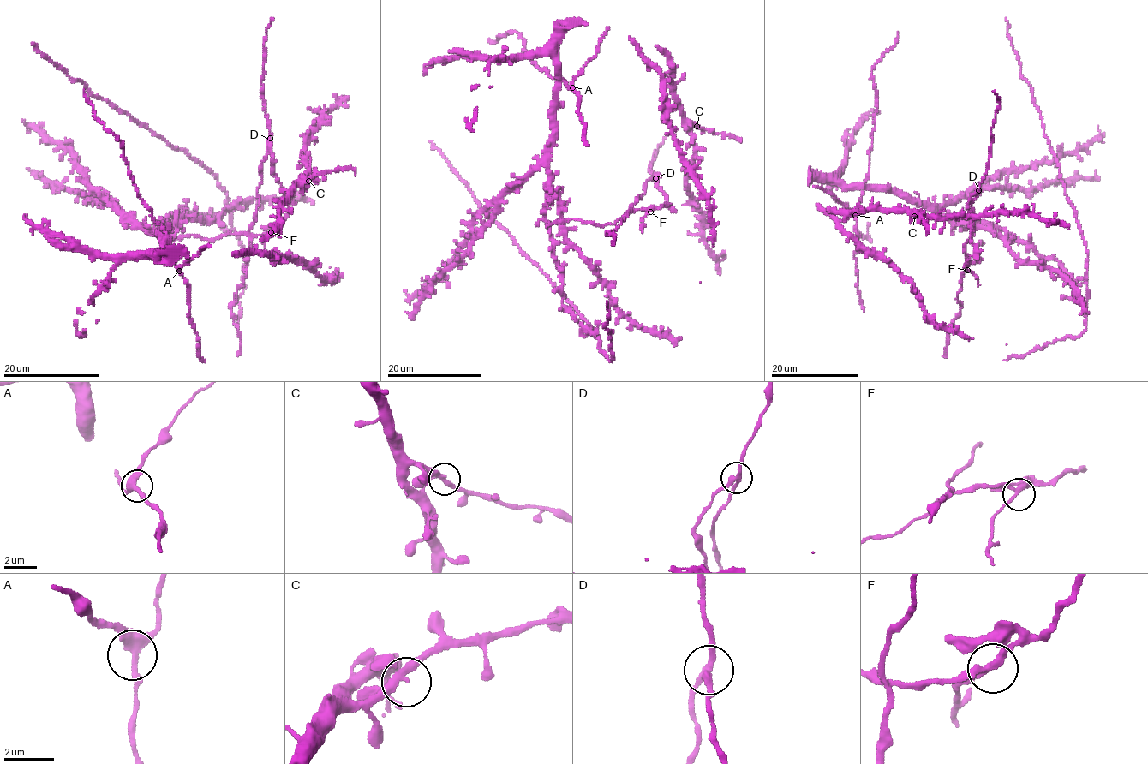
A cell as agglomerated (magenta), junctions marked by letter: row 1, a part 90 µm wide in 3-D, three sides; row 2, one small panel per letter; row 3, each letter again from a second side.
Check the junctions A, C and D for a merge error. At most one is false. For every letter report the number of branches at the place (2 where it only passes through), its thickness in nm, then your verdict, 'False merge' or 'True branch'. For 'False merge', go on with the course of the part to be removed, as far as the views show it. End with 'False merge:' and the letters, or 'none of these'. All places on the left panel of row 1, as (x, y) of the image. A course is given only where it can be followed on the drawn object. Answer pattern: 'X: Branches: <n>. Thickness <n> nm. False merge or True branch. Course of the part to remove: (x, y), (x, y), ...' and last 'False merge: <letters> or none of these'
A: Branches: 3. Thickness 340 nm. True branch
C: Branches: 3. Thickness 240 nm. True branch
D: Branches: 3. Thickness 240 nm. False merge. Course of the part to remove: (270, 139), (272, 174), (289, 199), (284, 223), (252, 235), (236, 233), (209, 240), (187, 235), (165, 245)
False merge: D

